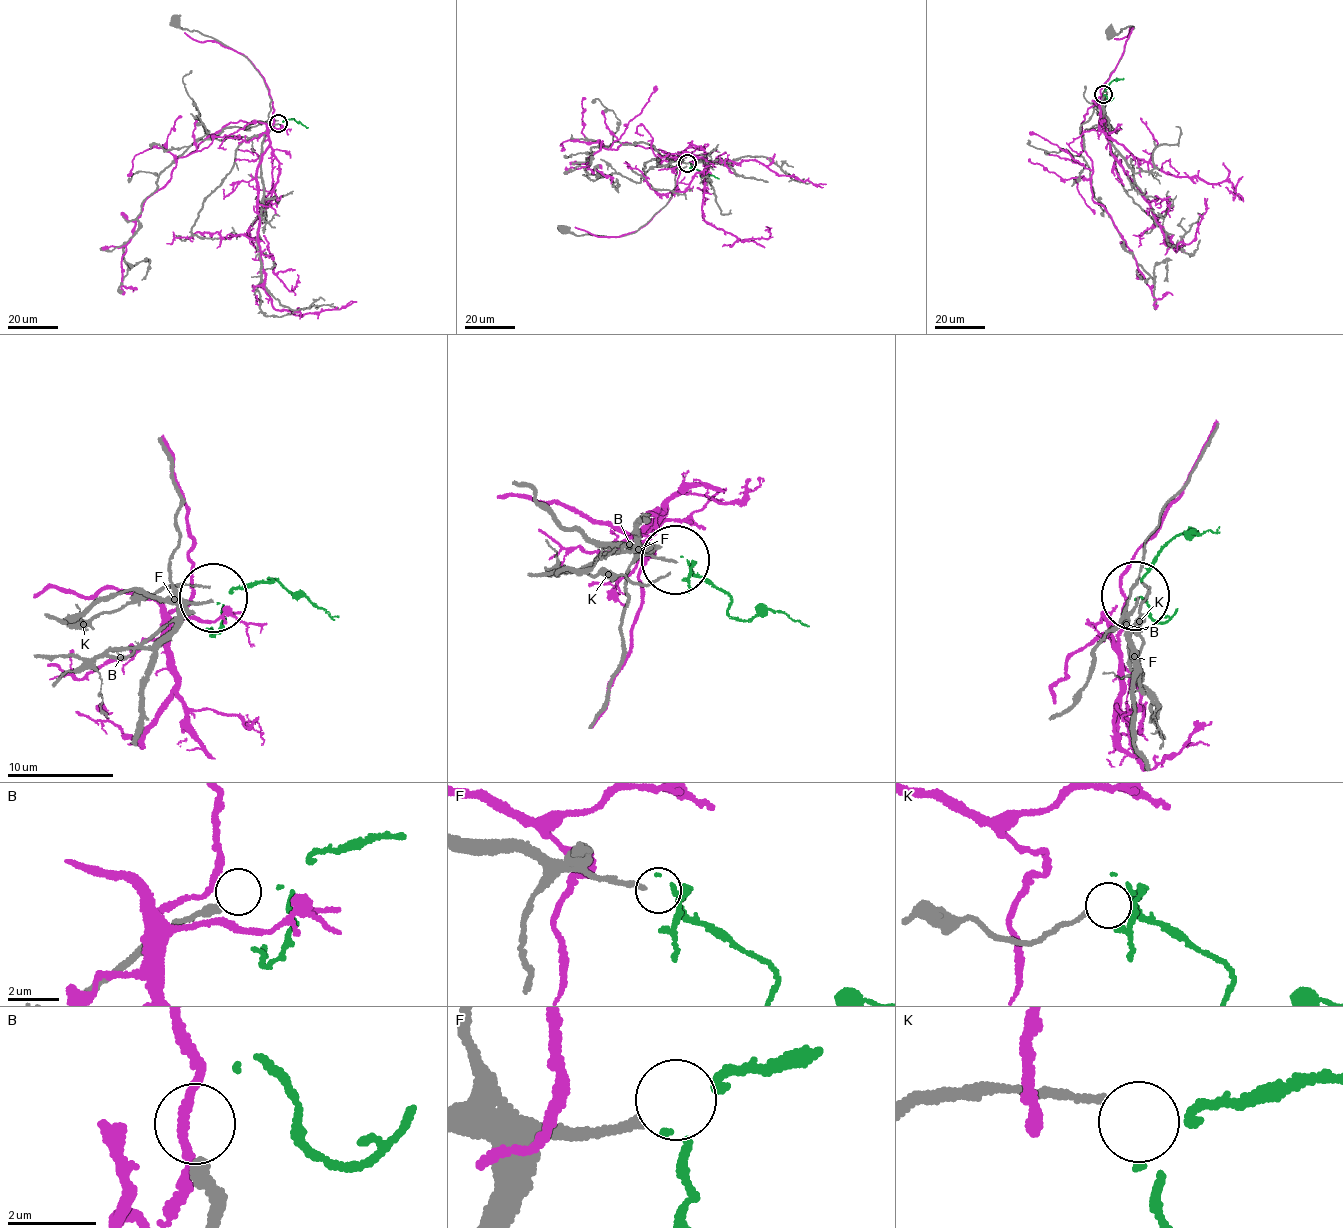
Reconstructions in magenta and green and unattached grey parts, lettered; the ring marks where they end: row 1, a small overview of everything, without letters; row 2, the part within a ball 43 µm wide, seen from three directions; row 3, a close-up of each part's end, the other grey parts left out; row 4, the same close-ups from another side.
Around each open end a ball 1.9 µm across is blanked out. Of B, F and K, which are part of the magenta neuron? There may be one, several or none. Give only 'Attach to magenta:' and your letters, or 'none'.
Attach to magenta: none

